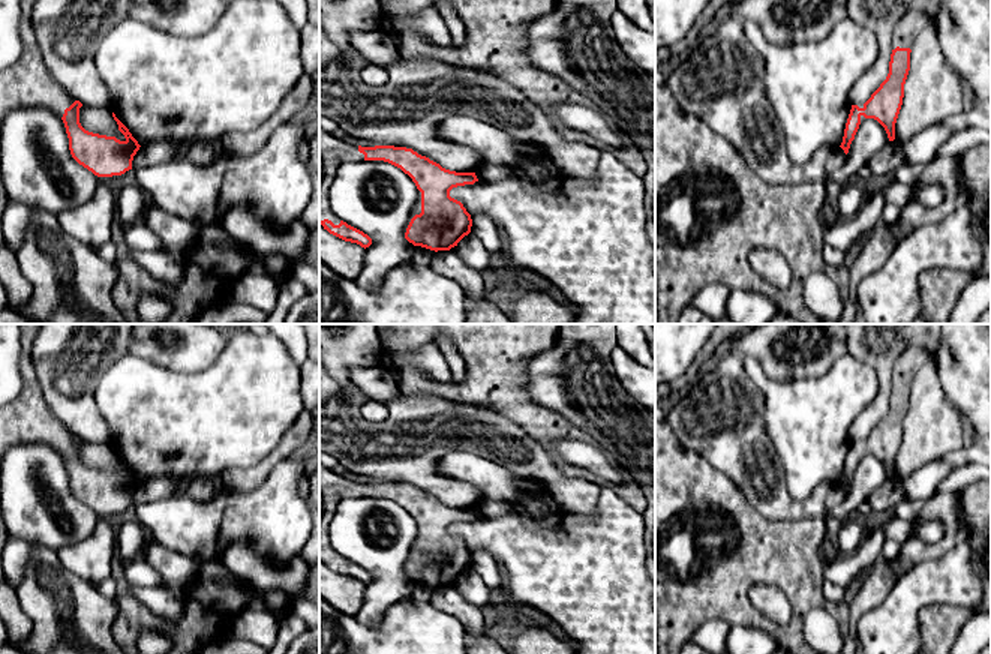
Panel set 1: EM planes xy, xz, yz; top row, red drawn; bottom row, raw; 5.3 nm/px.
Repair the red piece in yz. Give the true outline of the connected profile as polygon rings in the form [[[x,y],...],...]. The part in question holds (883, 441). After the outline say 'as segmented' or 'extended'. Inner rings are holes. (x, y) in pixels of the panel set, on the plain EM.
[[[909,344],[892,369],[892,390],[889,410],[862,444],[852,441],[841,484],[849,489],[850,480],[861,460],[861,453],[877,456],[886,466],[889,477],[895,476],[895,459],[903,441],[904,420],[910,406],[910,388],[918,370],[927,363],[928,351]]]; extended

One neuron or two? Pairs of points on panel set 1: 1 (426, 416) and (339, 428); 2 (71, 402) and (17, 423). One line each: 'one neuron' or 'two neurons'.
1: one neuron
2: two neurons

